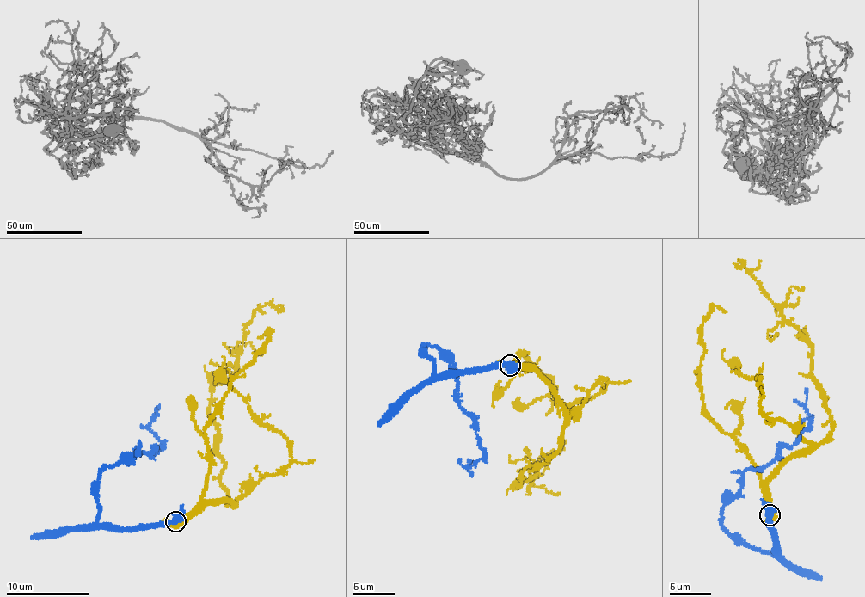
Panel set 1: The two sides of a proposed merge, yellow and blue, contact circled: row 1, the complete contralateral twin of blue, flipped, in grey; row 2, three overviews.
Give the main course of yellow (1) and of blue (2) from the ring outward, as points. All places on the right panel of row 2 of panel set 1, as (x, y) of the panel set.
1: (769, 516), (767, 486), (773, 476), (827, 435), (831, 415), (811, 372), (811, 346), (744, 262), (733, 263)
2: (769, 516), (775, 554), (724, 528), (723, 507), (740, 493), (744, 473), (763, 470), (808, 426), (806, 388)

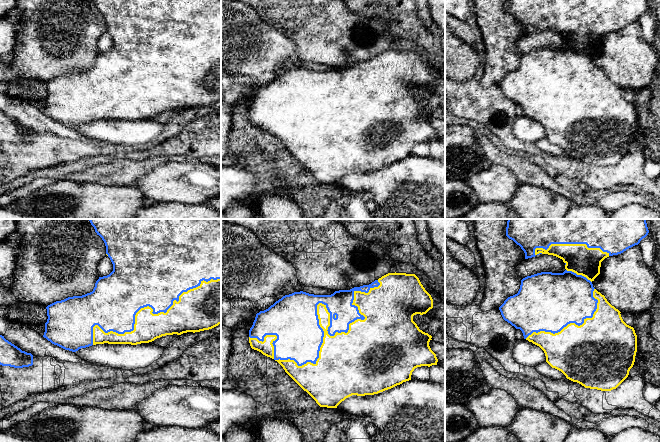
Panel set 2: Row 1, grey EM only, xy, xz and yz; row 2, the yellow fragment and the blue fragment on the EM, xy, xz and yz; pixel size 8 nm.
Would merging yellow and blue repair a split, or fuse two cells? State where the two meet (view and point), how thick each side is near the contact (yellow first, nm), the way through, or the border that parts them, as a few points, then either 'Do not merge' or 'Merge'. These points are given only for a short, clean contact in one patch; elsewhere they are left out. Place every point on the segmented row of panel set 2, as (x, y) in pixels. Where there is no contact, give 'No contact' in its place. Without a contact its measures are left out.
Touches yellow at xz (317, 314). Thickness 110 nm (yellow) against 380 nm. Merge

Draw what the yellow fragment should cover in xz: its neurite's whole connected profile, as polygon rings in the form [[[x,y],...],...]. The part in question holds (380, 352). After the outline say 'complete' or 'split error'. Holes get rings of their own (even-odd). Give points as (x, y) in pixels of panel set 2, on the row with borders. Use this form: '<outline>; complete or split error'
[[[388,273],[369,285],[354,287],[350,290],[335,291],[331,295],[314,295],[300,291],[283,296],[268,309],[256,314],[253,325],[249,330],[249,343],[252,349],[277,361],[285,372],[306,391],[320,407],[337,408],[342,401],[352,395],[365,396],[378,394],[411,380],[412,372],[417,367],[437,365],[438,359],[436,354],[429,346],[432,336],[420,330],[413,321],[414,315],[426,314],[432,308],[433,299],[415,274]]]; split error

